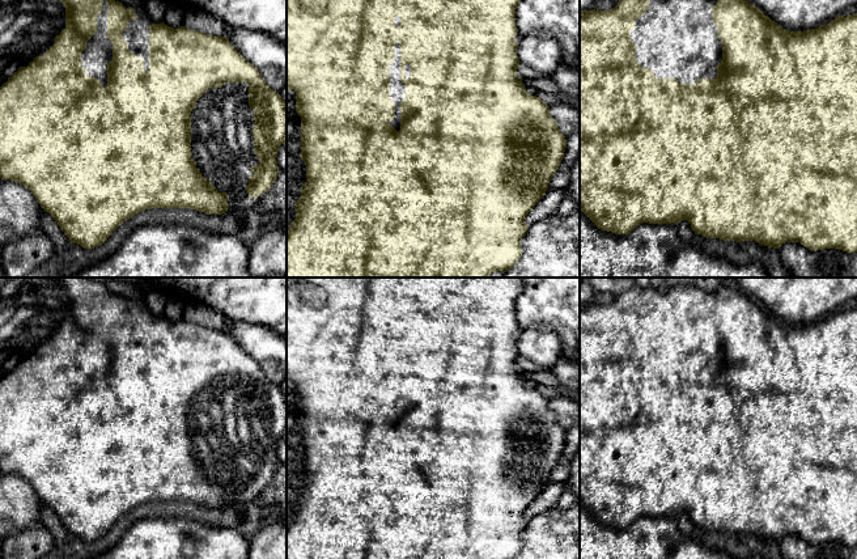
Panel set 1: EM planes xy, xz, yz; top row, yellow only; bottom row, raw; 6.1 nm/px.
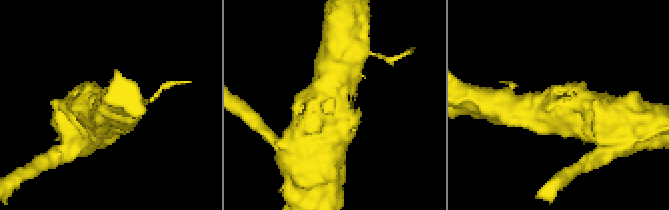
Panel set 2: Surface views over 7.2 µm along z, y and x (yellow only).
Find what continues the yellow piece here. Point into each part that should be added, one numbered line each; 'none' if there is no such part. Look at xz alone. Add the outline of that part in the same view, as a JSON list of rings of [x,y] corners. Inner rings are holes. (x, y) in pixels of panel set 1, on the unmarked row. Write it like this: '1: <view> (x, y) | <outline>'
1: xz (397, 381) | [[[395,336],[395,353],[390,357],[390,391],[395,395],[395,411],[390,418],[400,423],[400,395],[406,391],[406,378],[400,374],[400,336]]]

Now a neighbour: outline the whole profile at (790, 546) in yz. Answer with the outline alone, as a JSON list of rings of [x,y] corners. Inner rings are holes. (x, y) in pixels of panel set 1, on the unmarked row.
[[[785,535],[778,546],[782,559],[857,559],[857,545],[810,543],[799,535]]]

